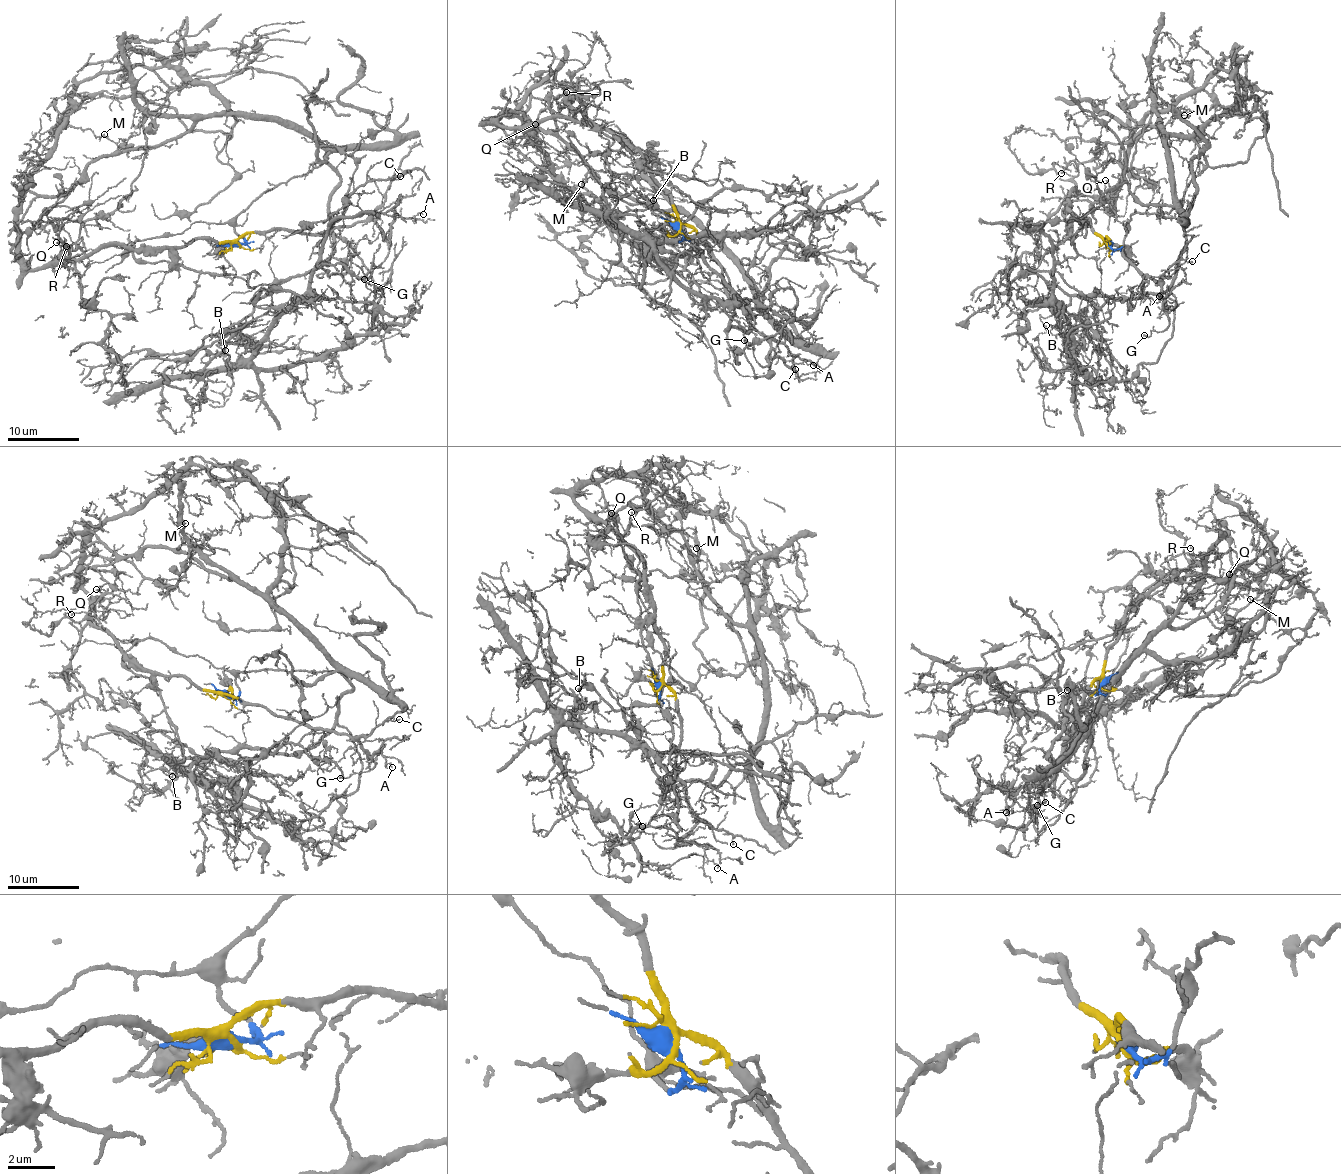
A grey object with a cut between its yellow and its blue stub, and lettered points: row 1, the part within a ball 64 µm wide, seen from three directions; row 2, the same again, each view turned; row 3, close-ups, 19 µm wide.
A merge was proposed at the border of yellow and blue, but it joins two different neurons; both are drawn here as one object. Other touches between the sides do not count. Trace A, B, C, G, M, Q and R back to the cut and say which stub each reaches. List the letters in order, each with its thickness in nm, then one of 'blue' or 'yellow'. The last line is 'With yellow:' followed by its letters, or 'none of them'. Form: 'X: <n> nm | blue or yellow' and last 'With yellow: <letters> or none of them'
A: 110 nm | yellow
B: 110 nm | blue
C: 120 nm | yellow
G: 120 nm | yellow
M: 120 nm | blue
Q: 130 nm | yellow
R: 120 nm | yellow
With yellow: A, C, G, Q, R

